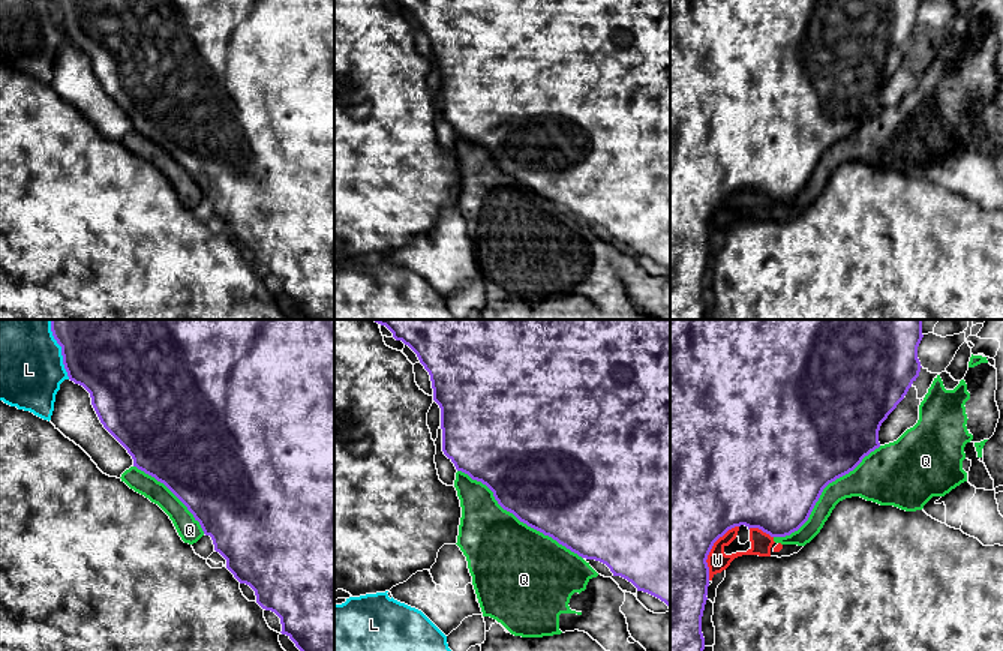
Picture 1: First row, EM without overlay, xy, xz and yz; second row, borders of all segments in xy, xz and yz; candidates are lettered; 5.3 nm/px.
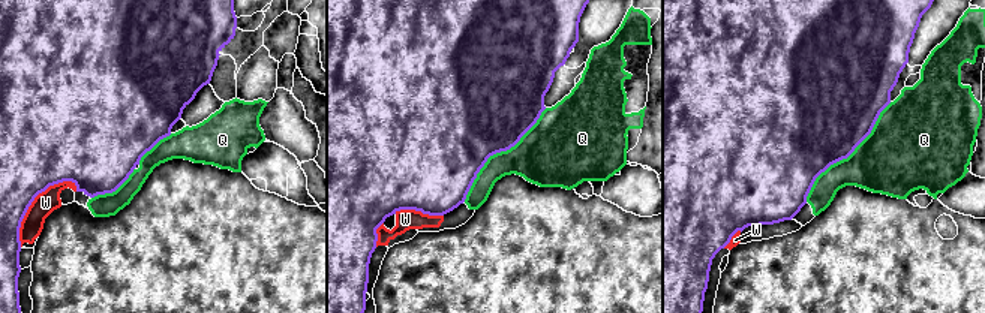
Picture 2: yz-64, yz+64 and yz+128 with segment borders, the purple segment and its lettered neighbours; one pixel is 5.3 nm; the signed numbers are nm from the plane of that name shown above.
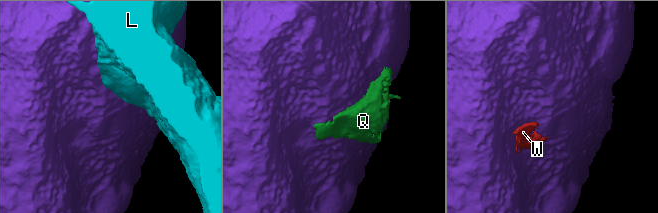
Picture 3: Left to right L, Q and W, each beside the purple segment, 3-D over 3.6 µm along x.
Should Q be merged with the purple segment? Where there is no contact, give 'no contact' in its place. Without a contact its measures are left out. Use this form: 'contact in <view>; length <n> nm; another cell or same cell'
contact in xz; length 800 nm; another cell

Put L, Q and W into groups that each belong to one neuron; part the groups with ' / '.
L / Q W

